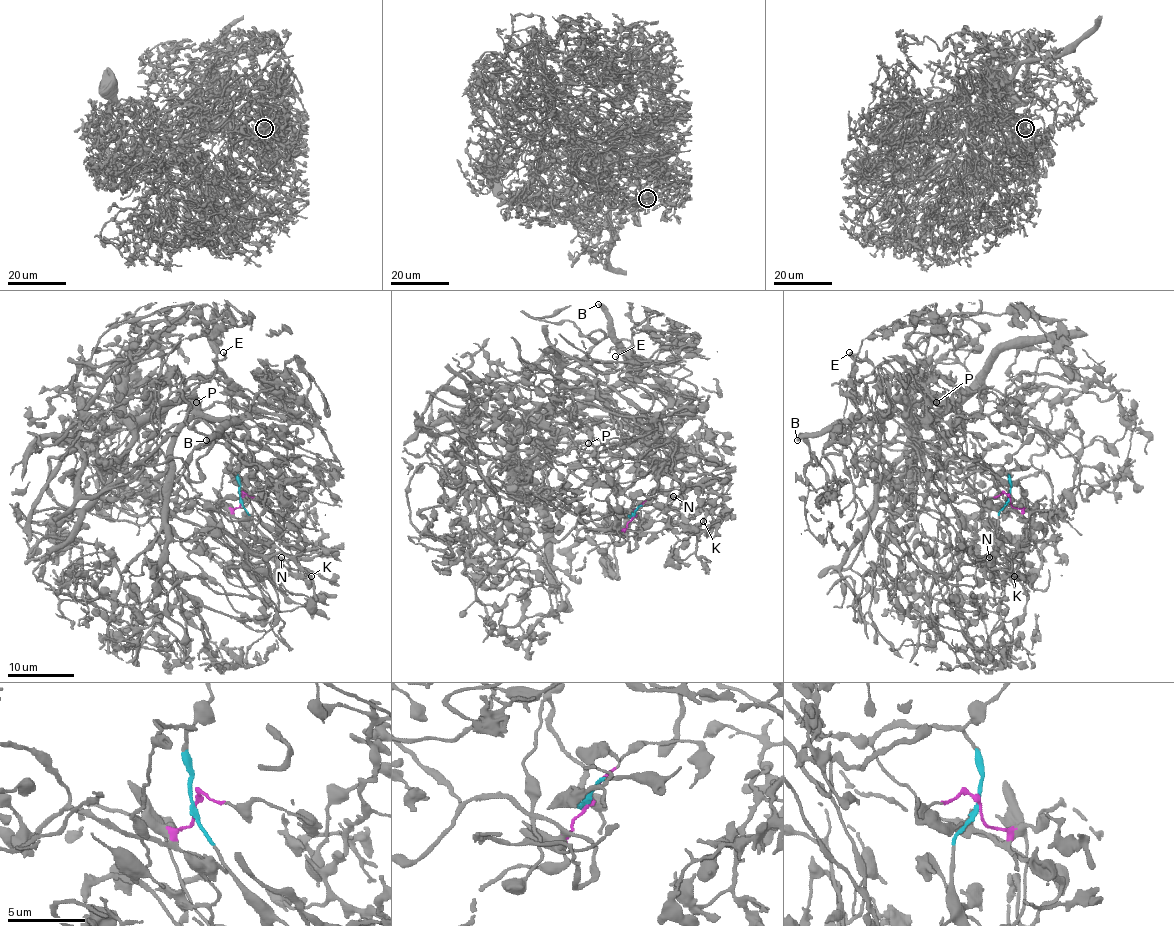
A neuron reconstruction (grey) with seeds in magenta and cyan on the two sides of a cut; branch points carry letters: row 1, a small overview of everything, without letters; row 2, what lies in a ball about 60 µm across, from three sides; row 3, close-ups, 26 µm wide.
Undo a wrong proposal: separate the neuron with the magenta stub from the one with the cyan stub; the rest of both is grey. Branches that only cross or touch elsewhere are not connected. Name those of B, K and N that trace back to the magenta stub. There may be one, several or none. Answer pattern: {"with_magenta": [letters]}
{"with_magenta": ["K", "N"]}

